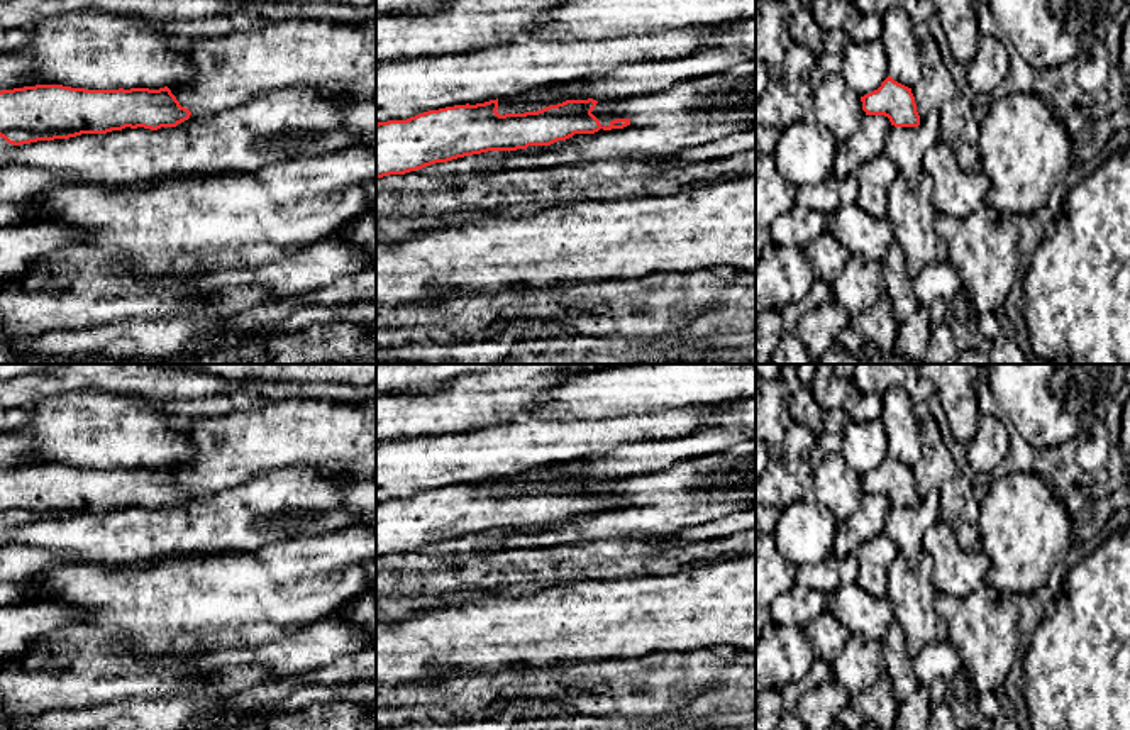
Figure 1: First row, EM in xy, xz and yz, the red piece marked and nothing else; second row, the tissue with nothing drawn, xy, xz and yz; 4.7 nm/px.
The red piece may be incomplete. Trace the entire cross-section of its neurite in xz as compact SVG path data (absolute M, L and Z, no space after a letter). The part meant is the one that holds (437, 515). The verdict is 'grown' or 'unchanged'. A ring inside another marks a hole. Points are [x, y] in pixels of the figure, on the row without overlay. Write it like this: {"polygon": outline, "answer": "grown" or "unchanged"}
{"polygon": "M498 478L476 484L454 484L429 489L407 500L388 500L376 503L376 557L405 554L435 542L447 542L457 537L481 534L488 530L517 530L529 525L551 525L566 520L574 513L595 513L600 508L623 508L630 498L612 500L601 505L591 493L596 479L566 479L537 491L500 495Z", "answer": "unchanged"}

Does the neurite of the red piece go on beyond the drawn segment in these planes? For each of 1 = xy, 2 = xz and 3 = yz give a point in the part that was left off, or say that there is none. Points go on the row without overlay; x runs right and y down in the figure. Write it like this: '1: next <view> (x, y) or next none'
1: next none
2: next none
3: next none

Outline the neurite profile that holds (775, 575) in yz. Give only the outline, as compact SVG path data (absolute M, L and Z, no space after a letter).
M756 532L756 642L771 622L771 603L795 586L796 571L776 550L773 534Z

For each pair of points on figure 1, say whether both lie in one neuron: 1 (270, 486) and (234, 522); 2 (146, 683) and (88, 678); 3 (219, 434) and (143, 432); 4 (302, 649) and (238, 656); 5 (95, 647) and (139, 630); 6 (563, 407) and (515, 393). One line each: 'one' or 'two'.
1: one
2: one
3: two
4: one
5: two
6: two

